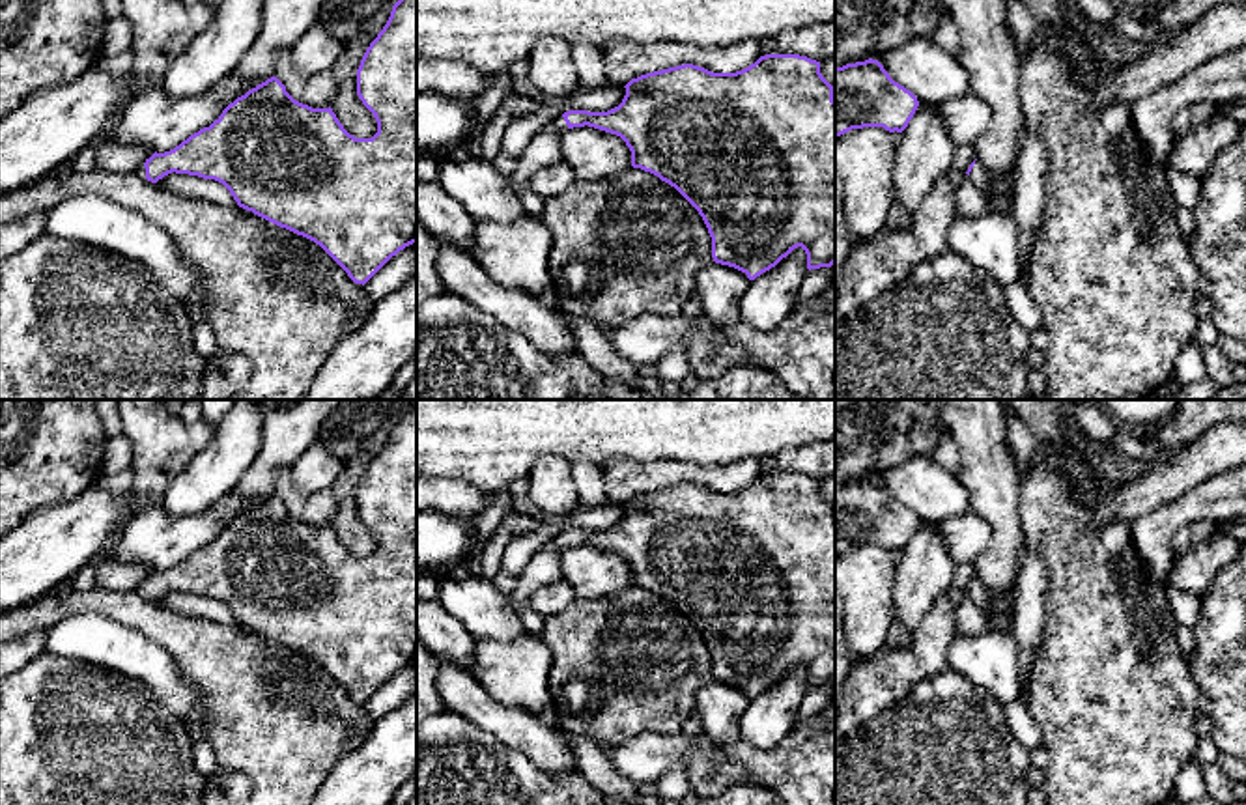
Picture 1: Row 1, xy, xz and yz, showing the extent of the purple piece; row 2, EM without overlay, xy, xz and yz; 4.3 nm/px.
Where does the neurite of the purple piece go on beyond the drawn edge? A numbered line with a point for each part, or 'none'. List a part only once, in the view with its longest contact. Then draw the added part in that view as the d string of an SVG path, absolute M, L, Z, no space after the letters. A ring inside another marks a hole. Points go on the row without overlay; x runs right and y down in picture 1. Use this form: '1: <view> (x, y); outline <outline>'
1: yz (979, 593); outline M975 579L970 596L984 609L984 613L990 613L994 607L999 613L1012 613L1016 603L1016 590L1009 590L1003 598L994 601L992 592L979 579Z

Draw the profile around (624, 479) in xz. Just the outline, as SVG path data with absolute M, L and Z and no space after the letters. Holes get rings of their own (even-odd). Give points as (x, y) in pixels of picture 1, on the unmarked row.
M611 459L603 467L609 504L626 504L646 491L693 482L712 491L736 491L758 478L758 461L738 459L721 467L699 467L678 459Z

